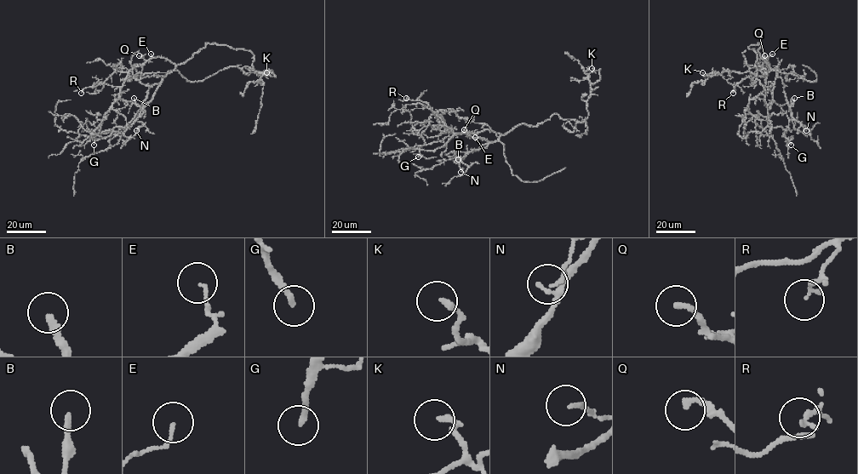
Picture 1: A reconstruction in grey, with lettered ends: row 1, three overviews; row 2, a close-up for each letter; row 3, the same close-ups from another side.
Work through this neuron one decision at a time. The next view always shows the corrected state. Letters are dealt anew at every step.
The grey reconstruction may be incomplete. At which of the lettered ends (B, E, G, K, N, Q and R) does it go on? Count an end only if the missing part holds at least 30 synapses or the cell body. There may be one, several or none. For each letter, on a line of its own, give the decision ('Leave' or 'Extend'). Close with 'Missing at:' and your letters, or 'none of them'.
B: Leave
E: Leave
G: Extend
K: Leave
N: Leave
Q: Leave
R: Leave
Missing at: G

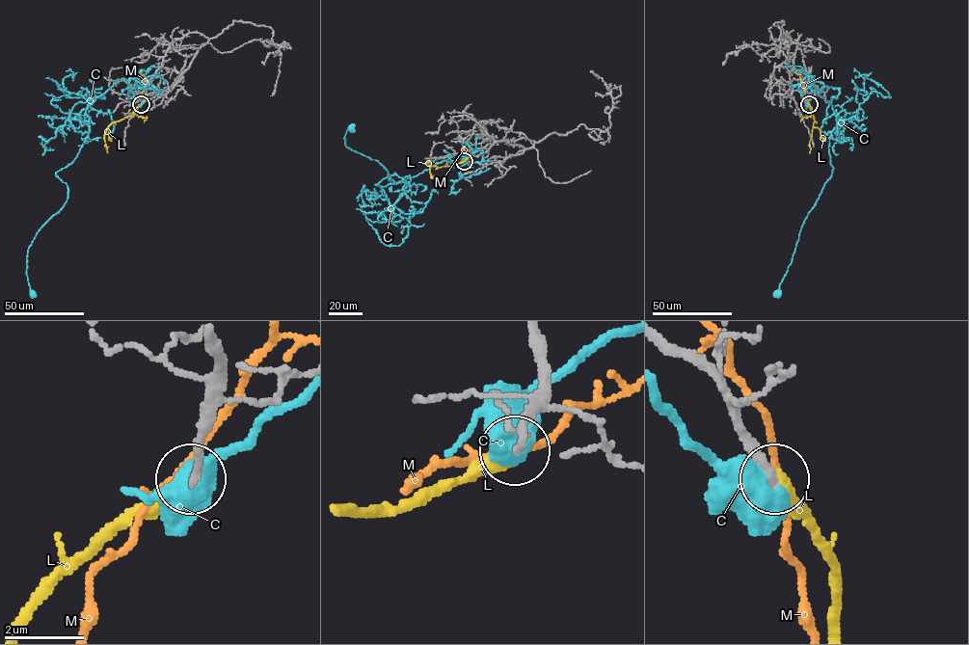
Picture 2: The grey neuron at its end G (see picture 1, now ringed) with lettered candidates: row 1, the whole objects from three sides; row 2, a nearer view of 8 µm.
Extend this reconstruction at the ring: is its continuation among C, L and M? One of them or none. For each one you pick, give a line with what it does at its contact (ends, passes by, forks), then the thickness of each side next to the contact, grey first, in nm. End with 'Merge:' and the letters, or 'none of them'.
L: it ends | 220/440 nm
Merge: L

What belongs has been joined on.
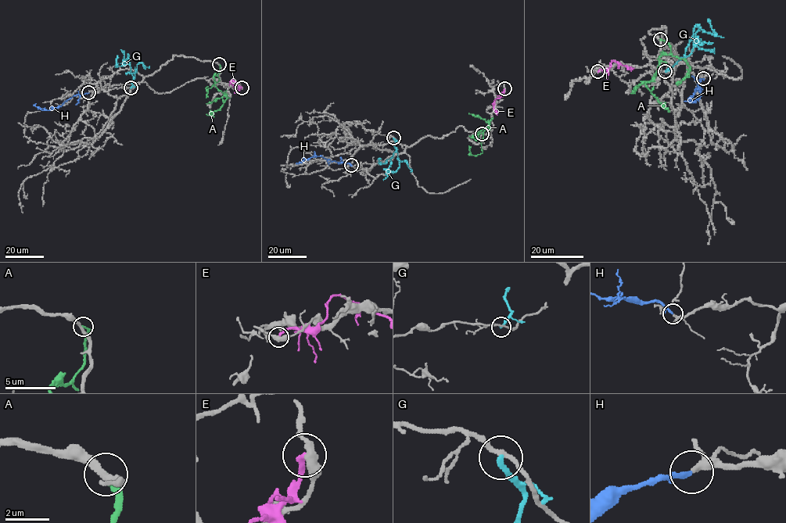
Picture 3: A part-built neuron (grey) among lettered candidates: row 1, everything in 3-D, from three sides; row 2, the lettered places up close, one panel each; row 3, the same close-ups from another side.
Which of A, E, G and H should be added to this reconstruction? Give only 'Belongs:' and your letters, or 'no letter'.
Belongs: H

